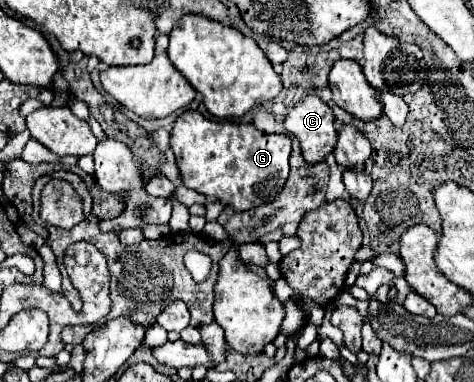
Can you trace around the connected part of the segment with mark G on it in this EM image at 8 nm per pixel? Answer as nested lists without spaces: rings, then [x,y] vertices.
[[[187,110],[177,118],[171,132],[171,148],[187,188],[217,198],[237,212],[273,202],[289,176],[291,138],[287,134],[265,134],[253,124],[213,122],[197,110]]]

